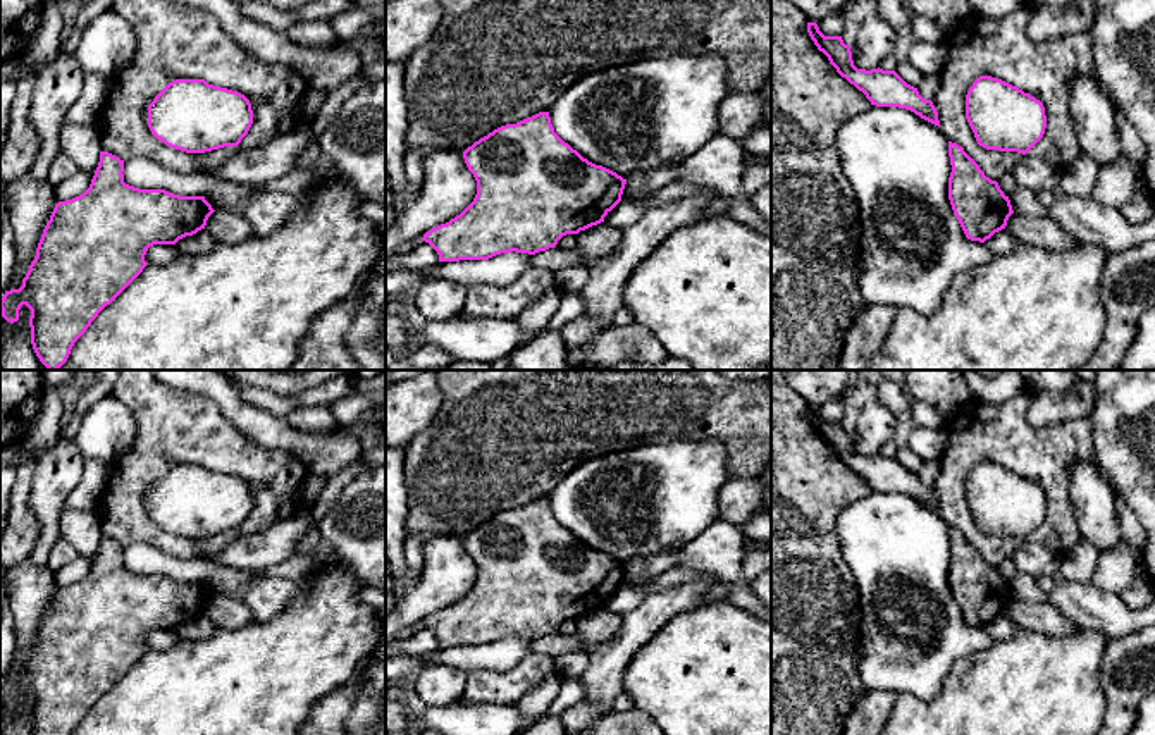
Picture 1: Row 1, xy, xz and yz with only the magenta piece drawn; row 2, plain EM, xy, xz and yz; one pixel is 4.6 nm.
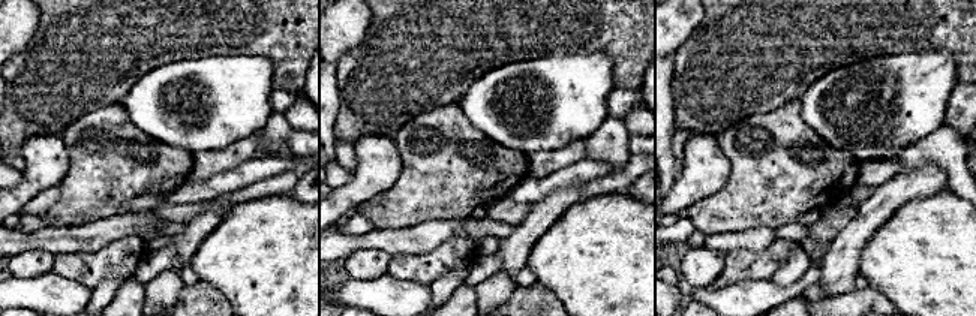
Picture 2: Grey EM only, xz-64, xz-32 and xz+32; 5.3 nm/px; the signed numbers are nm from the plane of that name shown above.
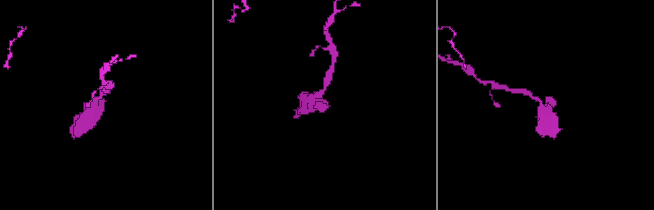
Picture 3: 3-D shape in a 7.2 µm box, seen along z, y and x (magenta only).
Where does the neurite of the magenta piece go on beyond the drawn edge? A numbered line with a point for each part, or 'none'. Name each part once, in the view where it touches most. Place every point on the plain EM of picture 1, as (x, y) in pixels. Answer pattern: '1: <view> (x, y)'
none

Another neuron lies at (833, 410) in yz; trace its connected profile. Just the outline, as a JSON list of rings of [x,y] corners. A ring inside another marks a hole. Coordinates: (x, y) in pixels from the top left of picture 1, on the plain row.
[[[831,399],[818,408],[819,417],[825,422],[842,422],[843,417],[843,399]]]

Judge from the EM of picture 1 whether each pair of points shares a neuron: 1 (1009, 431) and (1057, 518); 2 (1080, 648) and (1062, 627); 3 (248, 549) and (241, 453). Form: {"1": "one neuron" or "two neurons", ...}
{"1": "one neuron", "2": "two neurons", "3": "two neurons"}

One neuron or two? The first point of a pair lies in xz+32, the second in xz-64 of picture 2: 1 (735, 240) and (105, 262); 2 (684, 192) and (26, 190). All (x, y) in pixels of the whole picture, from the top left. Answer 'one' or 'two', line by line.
1: two
2: one

